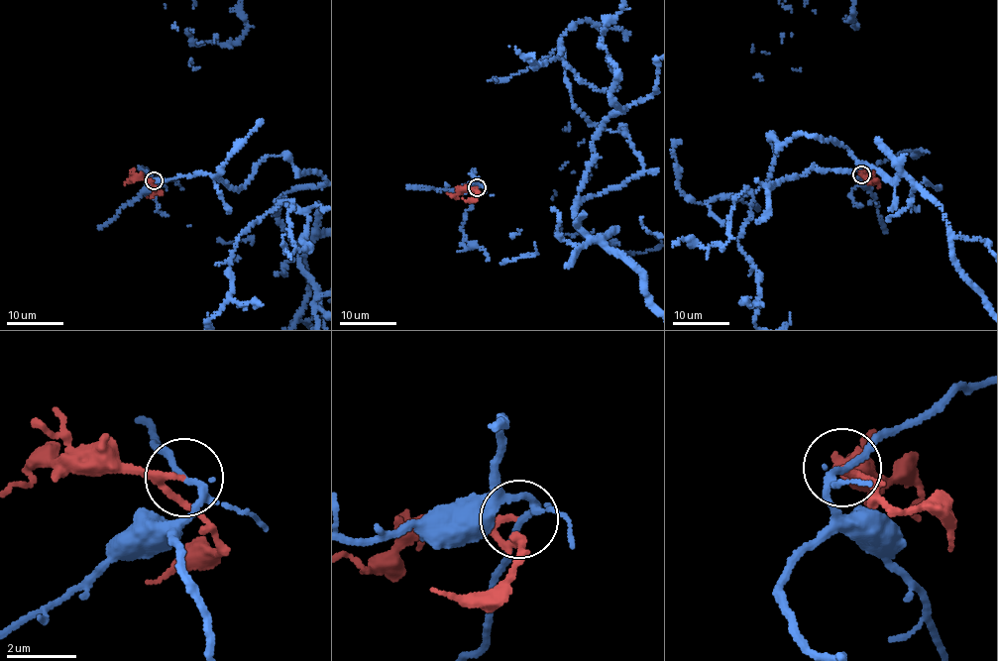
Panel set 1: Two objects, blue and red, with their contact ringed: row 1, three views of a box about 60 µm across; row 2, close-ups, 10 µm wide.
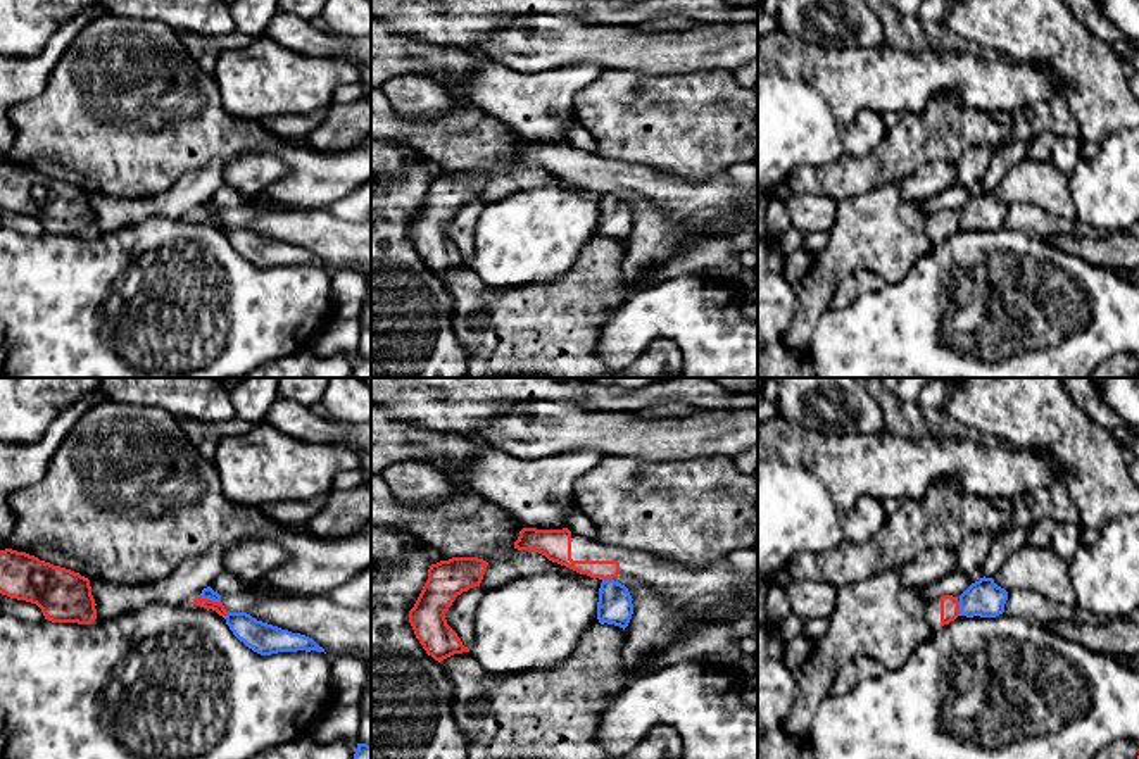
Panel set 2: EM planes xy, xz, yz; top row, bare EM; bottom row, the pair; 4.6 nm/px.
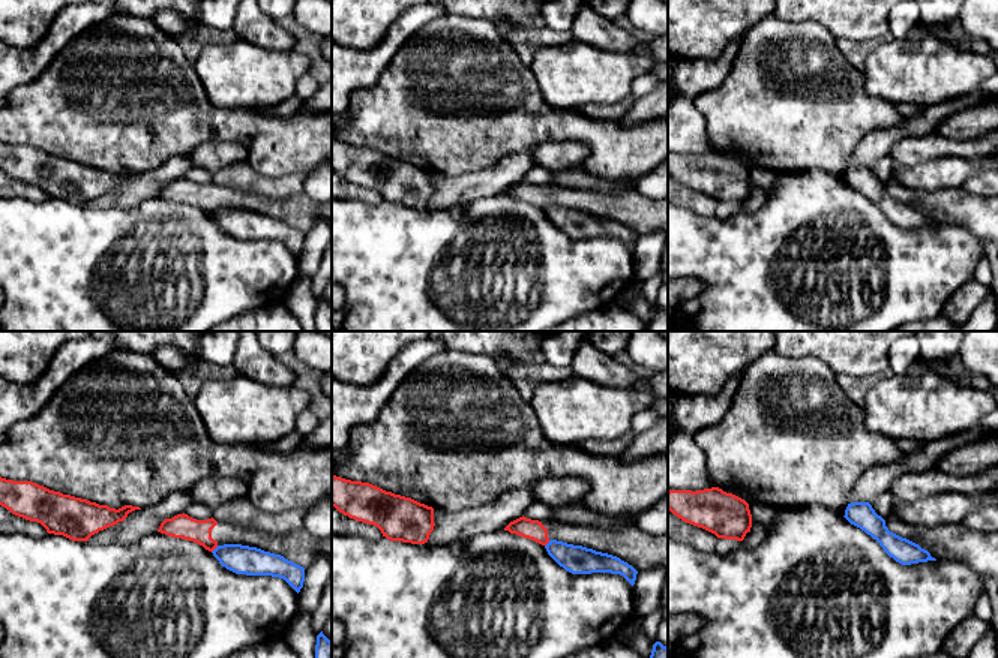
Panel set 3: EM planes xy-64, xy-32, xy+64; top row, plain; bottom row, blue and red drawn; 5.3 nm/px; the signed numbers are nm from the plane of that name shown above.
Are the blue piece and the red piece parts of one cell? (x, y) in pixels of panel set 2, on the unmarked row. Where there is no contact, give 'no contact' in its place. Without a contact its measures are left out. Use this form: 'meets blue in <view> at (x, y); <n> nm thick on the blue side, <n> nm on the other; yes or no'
meets blue in xy at (211, 213); 50 nm thick on the blue side, 50 nm on the other; no

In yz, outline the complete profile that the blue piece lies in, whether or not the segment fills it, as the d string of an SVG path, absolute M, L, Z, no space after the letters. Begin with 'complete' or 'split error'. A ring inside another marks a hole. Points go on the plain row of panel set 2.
complete | M980 191L960 209L960 229L996 231L1004 226L1008 205L992 191Z

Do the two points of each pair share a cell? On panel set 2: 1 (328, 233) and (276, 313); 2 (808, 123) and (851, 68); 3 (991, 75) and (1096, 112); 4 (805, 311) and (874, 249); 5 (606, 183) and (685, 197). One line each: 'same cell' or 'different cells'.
1: different cells
2: different cells
3: different cells
4: same cell
5: same cell

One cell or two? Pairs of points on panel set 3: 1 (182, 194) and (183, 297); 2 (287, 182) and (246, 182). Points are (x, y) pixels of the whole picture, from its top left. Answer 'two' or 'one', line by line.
1: two
2: one

